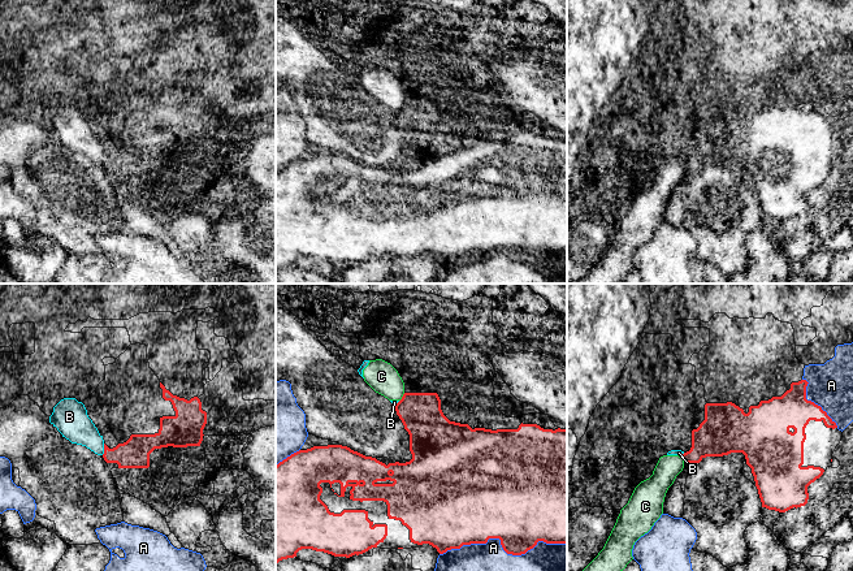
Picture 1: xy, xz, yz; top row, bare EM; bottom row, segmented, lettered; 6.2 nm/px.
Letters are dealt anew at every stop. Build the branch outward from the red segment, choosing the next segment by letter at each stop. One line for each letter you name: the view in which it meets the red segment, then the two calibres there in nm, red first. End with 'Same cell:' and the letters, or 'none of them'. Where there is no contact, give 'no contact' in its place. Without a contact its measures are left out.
Same cell: none of them

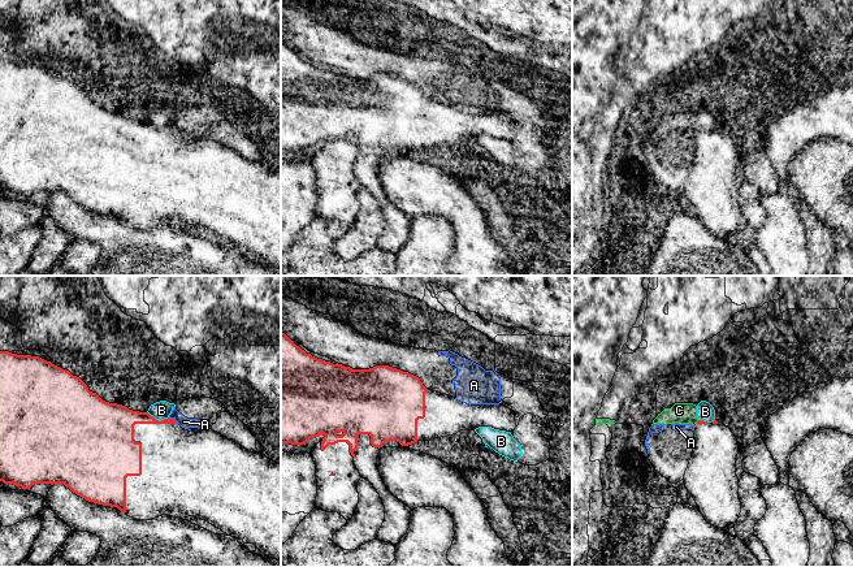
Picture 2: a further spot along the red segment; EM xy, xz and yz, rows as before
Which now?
Same cell: none of them

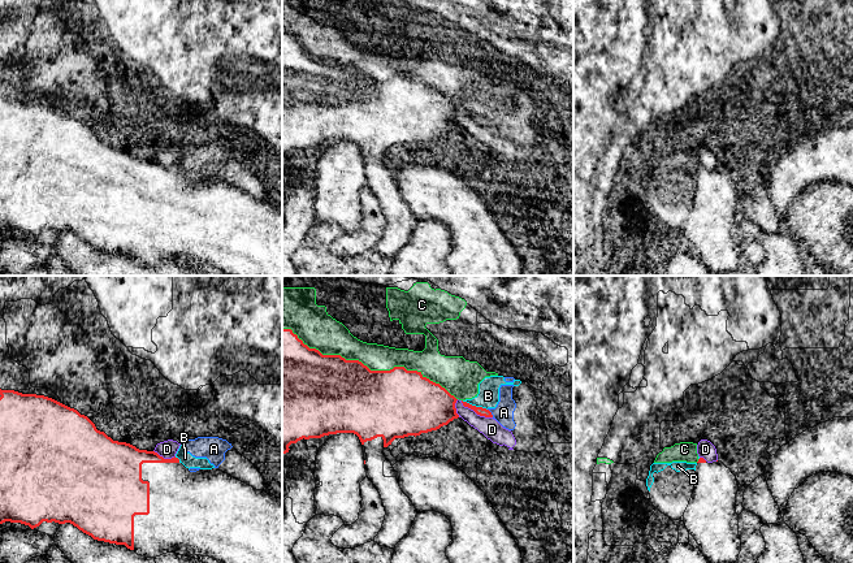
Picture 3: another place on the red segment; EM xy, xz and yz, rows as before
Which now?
Same cell: none of them

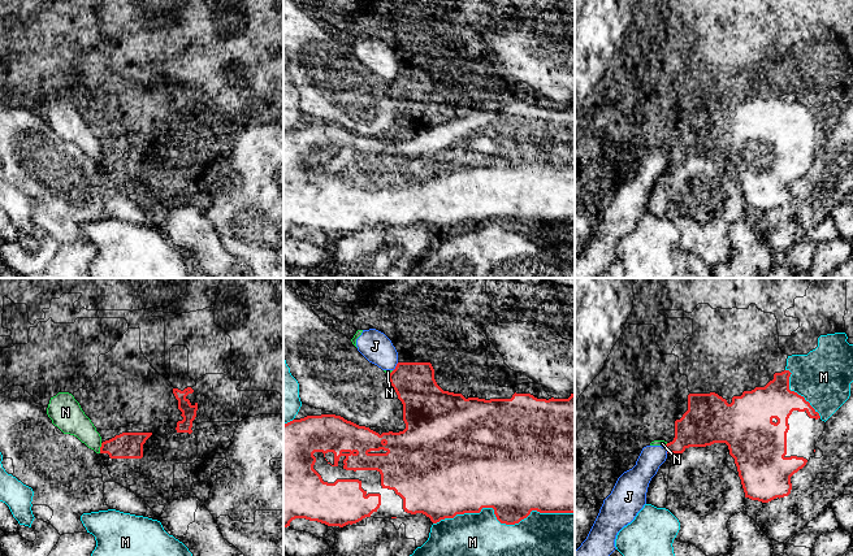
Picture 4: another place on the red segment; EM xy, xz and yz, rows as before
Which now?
Same cell: none of them

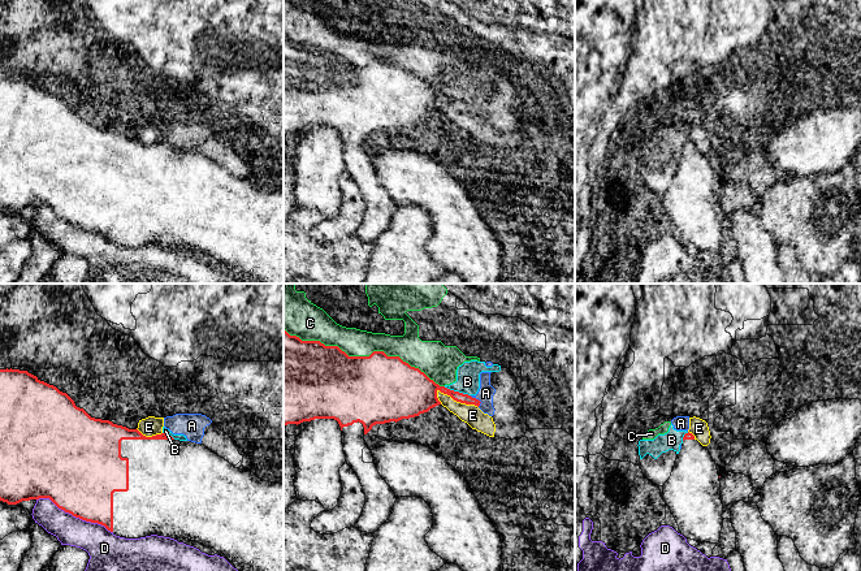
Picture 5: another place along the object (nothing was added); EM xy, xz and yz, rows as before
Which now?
Same cell: none of them

